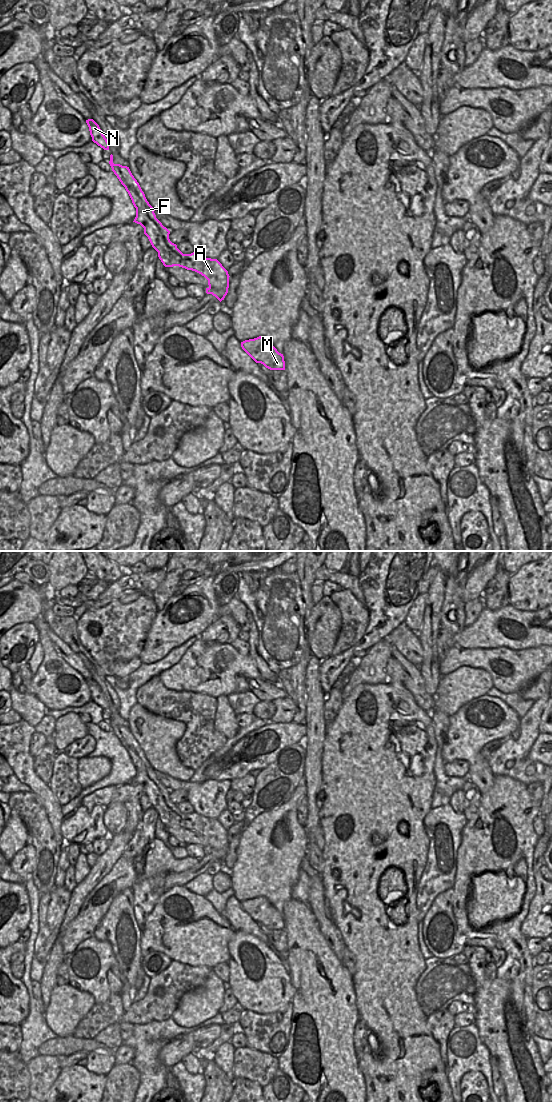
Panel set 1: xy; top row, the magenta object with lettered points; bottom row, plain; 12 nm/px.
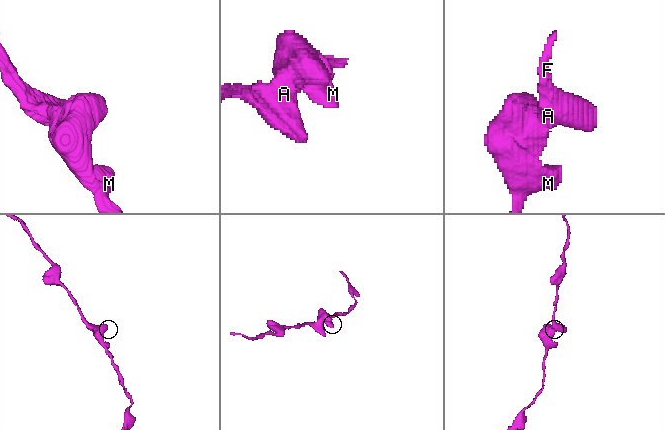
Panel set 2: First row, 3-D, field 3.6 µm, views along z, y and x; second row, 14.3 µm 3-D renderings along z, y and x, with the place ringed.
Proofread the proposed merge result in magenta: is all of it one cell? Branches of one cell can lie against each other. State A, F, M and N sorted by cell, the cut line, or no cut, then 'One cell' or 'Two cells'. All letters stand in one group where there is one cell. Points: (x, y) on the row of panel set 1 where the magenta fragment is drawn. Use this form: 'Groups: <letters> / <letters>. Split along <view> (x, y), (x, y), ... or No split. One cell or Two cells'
Groups: A F M N. No split. One cell

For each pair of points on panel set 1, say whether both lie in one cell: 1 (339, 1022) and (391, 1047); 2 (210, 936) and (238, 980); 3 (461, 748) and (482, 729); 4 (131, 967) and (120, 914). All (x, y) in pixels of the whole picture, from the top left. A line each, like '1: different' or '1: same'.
1: different
2: different
3: same
4: same

